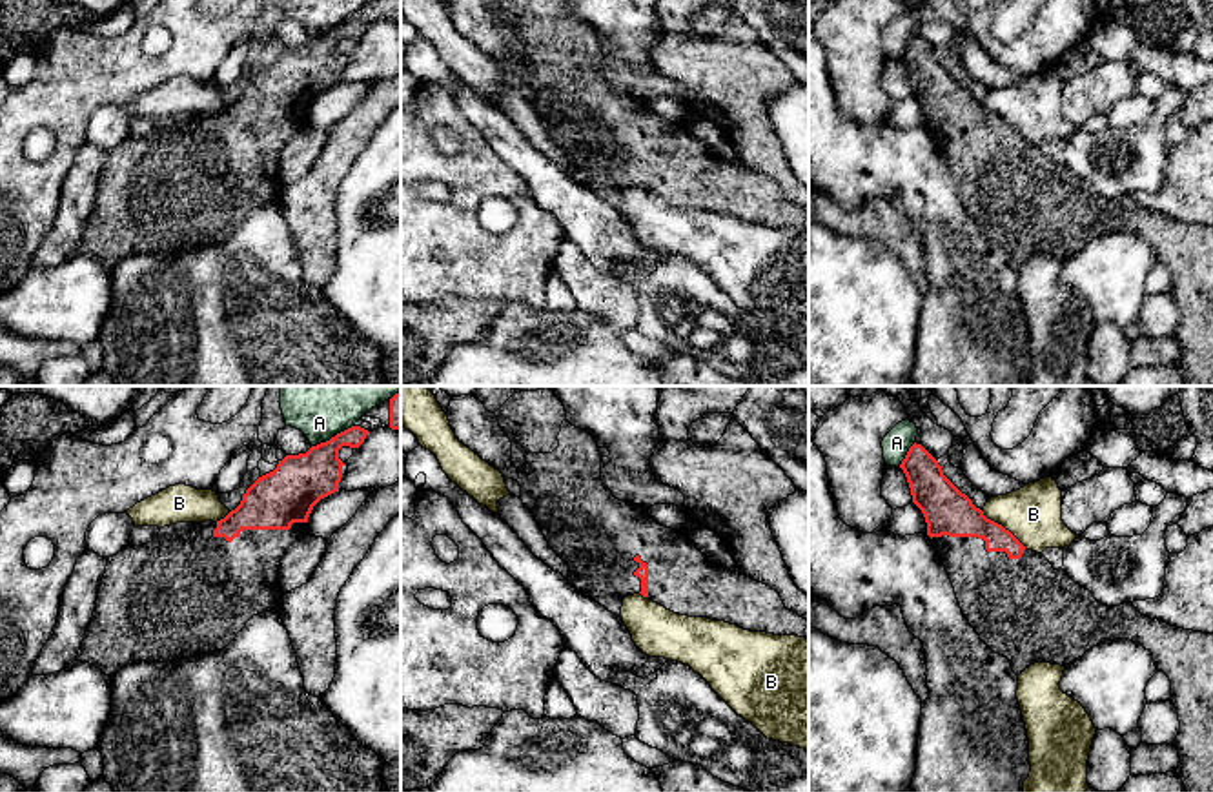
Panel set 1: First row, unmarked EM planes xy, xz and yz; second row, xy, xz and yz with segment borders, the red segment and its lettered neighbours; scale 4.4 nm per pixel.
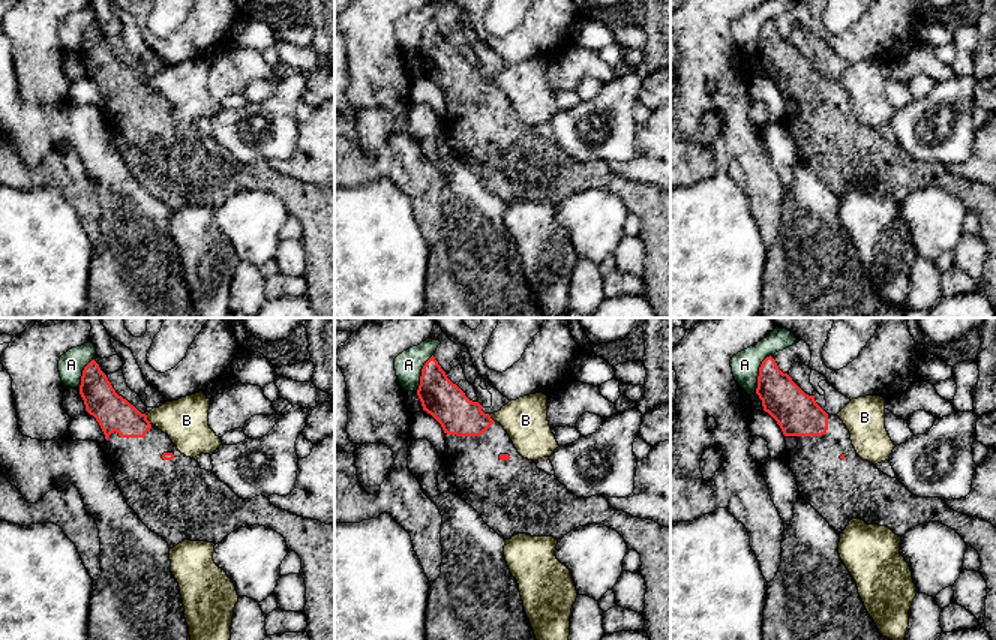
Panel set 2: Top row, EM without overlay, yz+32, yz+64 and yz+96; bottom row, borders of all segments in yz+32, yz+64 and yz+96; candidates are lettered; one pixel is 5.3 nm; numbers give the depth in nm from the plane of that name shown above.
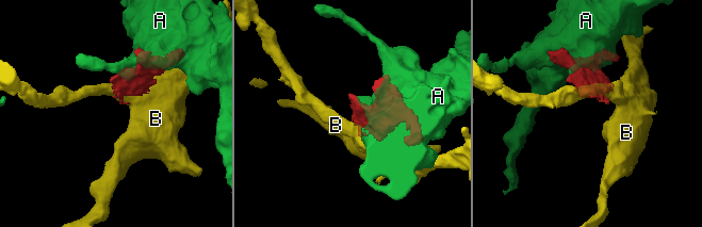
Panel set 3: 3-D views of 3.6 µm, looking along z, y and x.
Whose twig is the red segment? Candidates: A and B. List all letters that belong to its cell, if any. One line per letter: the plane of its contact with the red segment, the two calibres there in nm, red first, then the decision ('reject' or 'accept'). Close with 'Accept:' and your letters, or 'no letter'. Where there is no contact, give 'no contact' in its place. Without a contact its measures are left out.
A: xy | 240/160 nm | reject
B: yz | 200/260 nm | reject
Accept: no letter

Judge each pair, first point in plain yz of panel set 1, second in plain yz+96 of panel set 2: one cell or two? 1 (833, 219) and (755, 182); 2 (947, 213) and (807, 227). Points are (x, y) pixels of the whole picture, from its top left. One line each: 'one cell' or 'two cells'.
1: one cell
2: one cell

